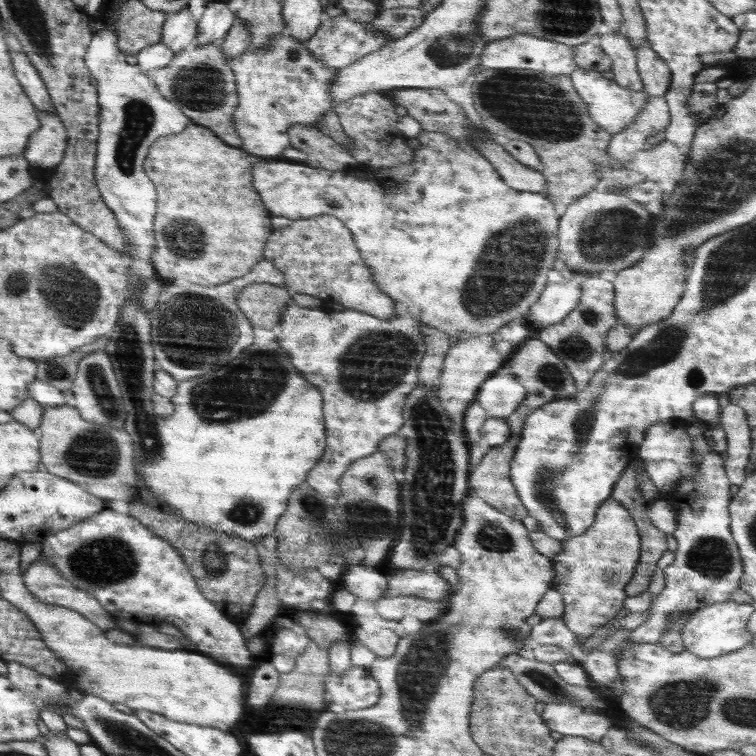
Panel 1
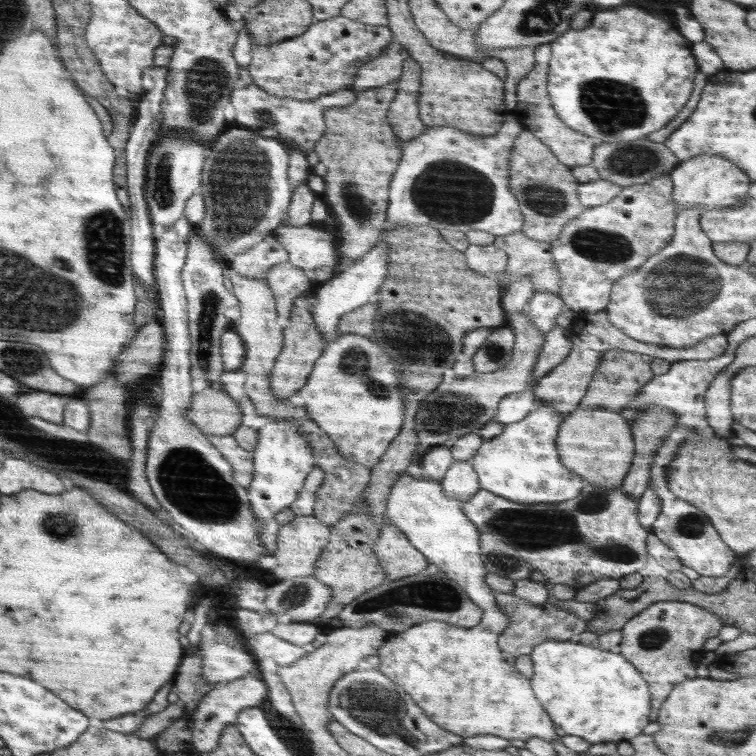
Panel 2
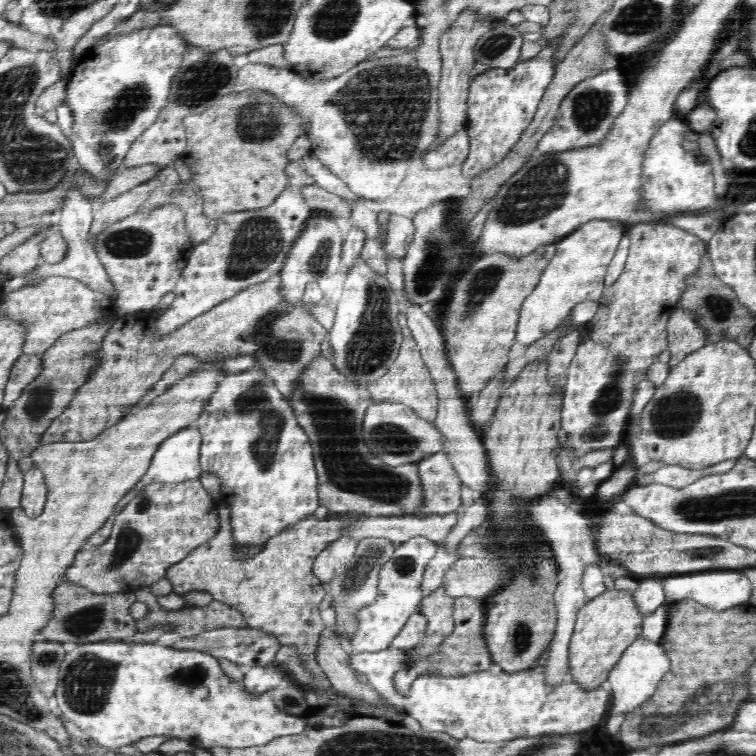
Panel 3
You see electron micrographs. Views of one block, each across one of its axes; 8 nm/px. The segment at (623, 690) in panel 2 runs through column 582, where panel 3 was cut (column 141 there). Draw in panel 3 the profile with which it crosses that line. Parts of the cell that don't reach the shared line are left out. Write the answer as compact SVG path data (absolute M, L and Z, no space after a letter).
M121 640L79 645L64 643L64 646L66 656L59 668L55 692L61 716L102 747L118 750L142 738L160 740L164 735L172 735L188 741L195 748L242 749L262 746L281 736L305 731L306 716L298 718L282 712L267 691L262 694L246 692L243 681L231 680L226 676L214 655L160 646L158 643L128 644Z

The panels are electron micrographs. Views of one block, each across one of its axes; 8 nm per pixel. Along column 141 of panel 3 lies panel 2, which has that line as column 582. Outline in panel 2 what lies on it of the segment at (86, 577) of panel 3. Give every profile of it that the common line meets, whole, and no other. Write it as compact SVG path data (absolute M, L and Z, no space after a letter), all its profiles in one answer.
M584 486L584 492L580 492L580 496L576 500L566 500L560 503L554 504L530 504L530 503L518 503L514 502L493 492L480 489L468 502L462 503L462 510L466 514L467 520L470 520L478 530L480 530L482 535L492 535L494 538L501 540L504 544L507 544L508 547L514 548L521 558L525 560L526 563L531 565L532 571L540 572L542 576L546 576L546 585L554 586L554 584L564 584L573 588L574 590L580 590L588 586L589 584L599 582L600 580L618 580L621 577L626 576L626 574L632 574L634 572L640 572L642 568L646 565L646 560L648 554L646 551L646 536L650 535L652 530L644 530L640 526L640 522L637 520L637 505L634 500L628 498L628 494L624 494L622 488L614 488L614 490L608 490L604 486Z

